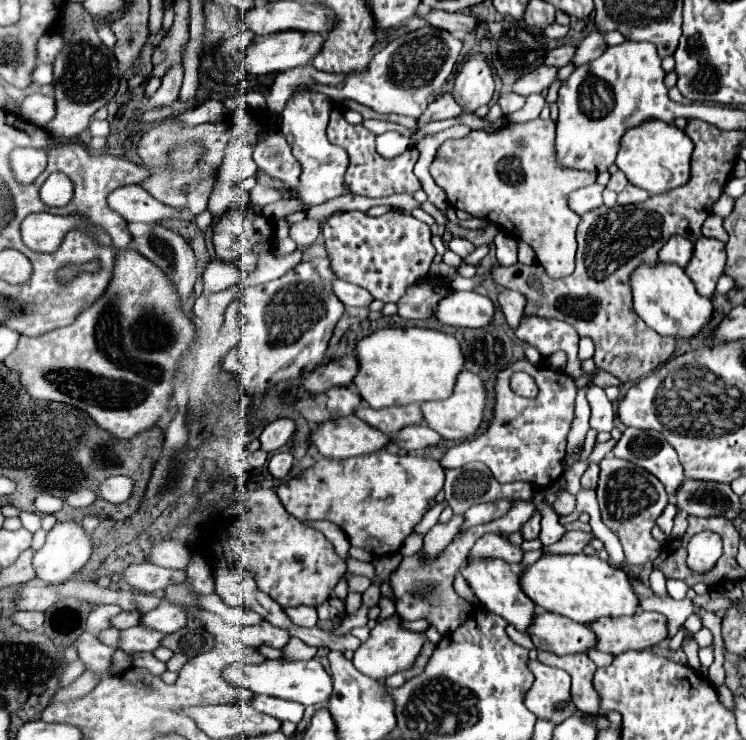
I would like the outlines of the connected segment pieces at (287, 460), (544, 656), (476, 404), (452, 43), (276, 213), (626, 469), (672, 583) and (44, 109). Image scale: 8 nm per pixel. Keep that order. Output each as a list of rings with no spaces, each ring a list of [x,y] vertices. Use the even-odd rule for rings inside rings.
[[[280,451],[280,453],[274,453],[274,455],[268,459],[268,471],[270,471],[272,477],[284,479],[284,477],[288,475],[288,471],[292,469],[292,463],[294,463],[292,453]]]
[[[538,651],[538,661],[550,667],[560,667],[572,677],[572,701],[584,713],[596,713],[600,709],[600,697],[592,685],[596,665],[588,659],[586,653],[574,653],[568,657],[556,657],[556,653]]]
[[[462,371],[460,377],[456,379],[452,397],[444,399],[444,401],[428,401],[428,403],[420,405],[420,409],[422,409],[422,415],[424,415],[424,423],[430,429],[436,429],[436,433],[440,433],[442,439],[462,441],[462,439],[476,433],[476,429],[478,429],[478,425],[482,421],[484,401],[486,401],[486,389],[484,389],[480,377],[470,373],[470,371]]]
[[[422,27],[412,33],[406,33],[394,41],[390,41],[382,51],[370,57],[370,63],[364,71],[350,71],[350,73],[326,73],[314,69],[312,64],[306,67],[296,67],[278,73],[270,95],[266,97],[268,107],[274,113],[280,113],[288,101],[288,97],[300,87],[310,87],[320,93],[326,93],[330,99],[354,99],[362,105],[372,107],[378,113],[402,113],[418,119],[426,109],[426,99],[442,89],[450,75],[454,73],[454,65],[458,55],[464,47],[464,41],[454,37],[452,33],[436,27]]]
[[[290,199],[267,204],[261,208],[260,213],[265,217],[270,217],[270,219],[278,219],[278,217],[298,211],[307,211],[308,209],[308,206],[304,205],[299,200]]]
[[[606,457],[598,465],[600,465],[600,481],[596,493],[604,525],[618,535],[628,565],[644,565],[648,561],[652,563],[658,557],[658,541],[652,537],[650,529],[654,527],[654,521],[660,515],[660,511],[664,511],[664,507],[668,505],[664,485],[660,485],[660,481],[646,469],[640,469],[638,465],[632,465],[630,461],[624,459]]]
[[[668,579],[666,581],[666,589],[670,593],[672,599],[684,599],[686,593],[688,593],[688,585],[684,585],[684,581],[676,581],[676,579]]]
[[[32,93],[20,103],[20,113],[36,125],[46,125],[56,115],[56,101],[54,97]]]

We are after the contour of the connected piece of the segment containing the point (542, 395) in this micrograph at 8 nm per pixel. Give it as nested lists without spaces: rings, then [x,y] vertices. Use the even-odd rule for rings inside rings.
[[[514,361],[508,369],[502,369],[494,383],[494,417],[482,435],[476,435],[468,441],[456,443],[450,447],[440,465],[444,469],[462,467],[470,461],[482,461],[490,467],[494,477],[502,483],[508,481],[526,481],[534,487],[548,487],[556,483],[564,471],[564,455],[566,455],[566,435],[570,423],[574,419],[574,397],[576,397],[576,381],[562,373],[552,371],[548,367],[534,367],[528,361]],[[514,371],[524,371],[536,379],[538,397],[524,399],[512,393],[510,375]]]

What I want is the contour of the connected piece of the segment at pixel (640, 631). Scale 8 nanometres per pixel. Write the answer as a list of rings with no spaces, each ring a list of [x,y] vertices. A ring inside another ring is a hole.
[[[654,611],[616,619],[600,617],[600,621],[592,621],[590,629],[596,633],[596,649],[610,655],[648,649],[666,639],[666,619]]]

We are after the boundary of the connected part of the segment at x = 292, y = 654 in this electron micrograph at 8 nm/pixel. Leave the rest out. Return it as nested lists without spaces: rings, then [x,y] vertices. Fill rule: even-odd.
[[[290,637],[290,641],[282,647],[282,659],[284,661],[300,661],[300,659],[312,659],[316,653],[316,647],[304,645],[298,637]]]

